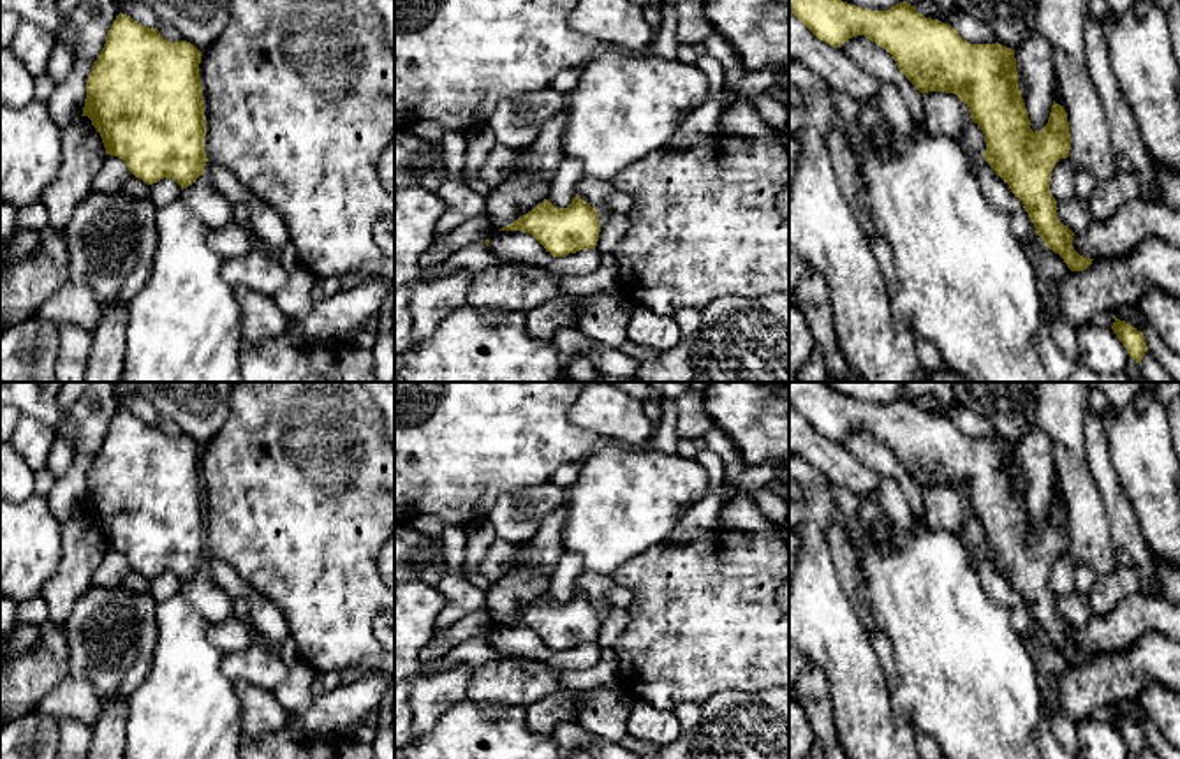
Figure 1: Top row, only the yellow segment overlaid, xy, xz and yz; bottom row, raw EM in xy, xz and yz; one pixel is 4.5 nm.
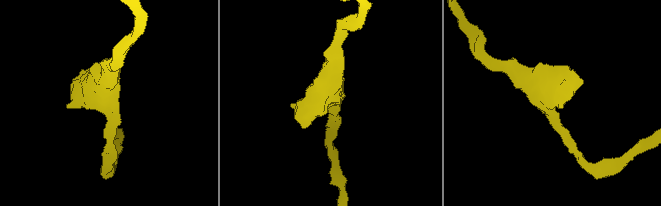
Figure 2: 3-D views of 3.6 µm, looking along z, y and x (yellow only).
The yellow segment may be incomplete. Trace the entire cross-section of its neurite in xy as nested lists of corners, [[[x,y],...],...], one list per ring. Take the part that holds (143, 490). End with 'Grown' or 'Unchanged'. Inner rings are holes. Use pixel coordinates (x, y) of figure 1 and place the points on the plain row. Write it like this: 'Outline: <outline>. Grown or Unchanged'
Outline: [[[122,407],[93,456],[81,511],[92,514],[106,549],[122,553],[129,565],[148,579],[173,572],[183,585],[204,569],[206,511],[199,458],[201,446],[194,438],[171,437],[157,423]]]. Unchanged

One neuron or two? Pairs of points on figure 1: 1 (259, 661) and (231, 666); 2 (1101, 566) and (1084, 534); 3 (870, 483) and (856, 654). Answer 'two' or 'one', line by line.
1: one
2: one
3: two

